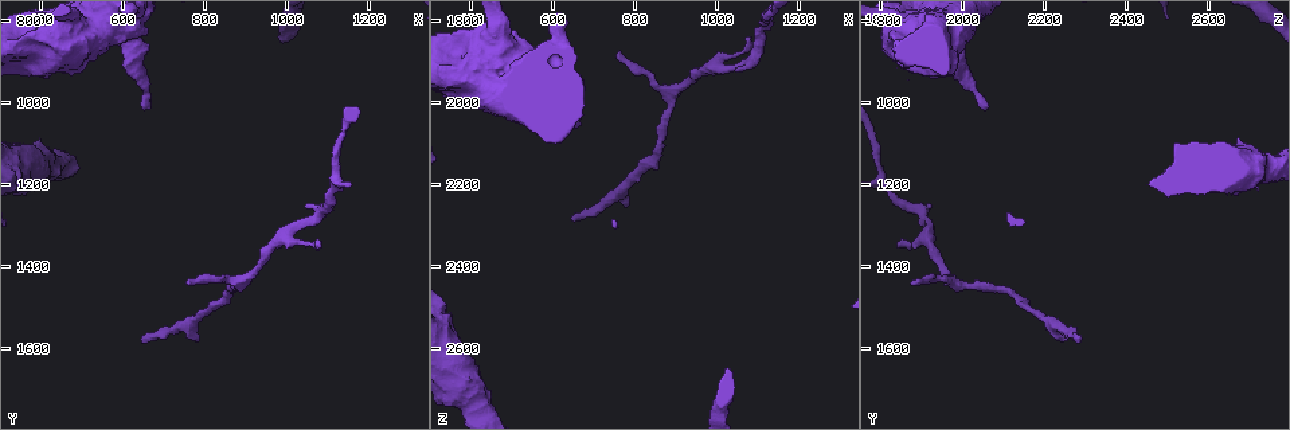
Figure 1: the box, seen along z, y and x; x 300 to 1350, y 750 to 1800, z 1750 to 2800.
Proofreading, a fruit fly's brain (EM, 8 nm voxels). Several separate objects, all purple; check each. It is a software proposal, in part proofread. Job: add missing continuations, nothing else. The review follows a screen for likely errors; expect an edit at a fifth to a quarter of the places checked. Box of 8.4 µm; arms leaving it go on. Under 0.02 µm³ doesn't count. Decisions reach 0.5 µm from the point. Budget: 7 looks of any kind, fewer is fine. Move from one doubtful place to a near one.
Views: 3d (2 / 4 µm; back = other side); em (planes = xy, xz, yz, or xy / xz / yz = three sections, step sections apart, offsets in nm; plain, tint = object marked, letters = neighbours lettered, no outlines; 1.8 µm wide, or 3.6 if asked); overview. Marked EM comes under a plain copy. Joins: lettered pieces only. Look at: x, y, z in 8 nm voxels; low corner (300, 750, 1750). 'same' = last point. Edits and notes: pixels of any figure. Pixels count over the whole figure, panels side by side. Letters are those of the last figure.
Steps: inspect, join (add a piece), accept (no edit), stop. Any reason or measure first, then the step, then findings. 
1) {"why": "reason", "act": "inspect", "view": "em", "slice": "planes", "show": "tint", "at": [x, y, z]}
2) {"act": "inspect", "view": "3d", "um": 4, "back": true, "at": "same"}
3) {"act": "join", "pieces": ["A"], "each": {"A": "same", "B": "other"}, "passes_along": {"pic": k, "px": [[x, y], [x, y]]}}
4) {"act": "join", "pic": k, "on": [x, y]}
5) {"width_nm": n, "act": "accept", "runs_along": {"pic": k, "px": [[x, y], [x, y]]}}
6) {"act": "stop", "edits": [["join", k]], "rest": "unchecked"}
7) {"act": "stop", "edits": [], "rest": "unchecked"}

{"why": "long arm stops here", "act": "inspect", "view": "em", "slice": "planes", "show": "letters", "at": [640, 1580, 2280]}

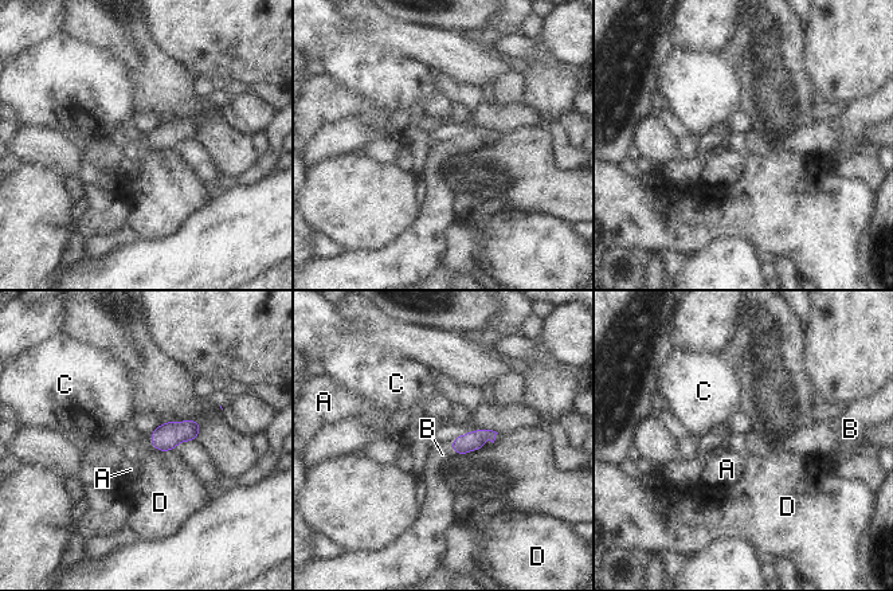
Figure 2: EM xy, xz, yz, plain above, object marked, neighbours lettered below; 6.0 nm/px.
{"width_nm": 110, "act": "join", "pieces": ["B"], "each": {"A": "other", "B": "same", "C": "other", "D": "other"}, "passes_along": {"pic": 2, "px": [[473, 441], [453, 447], [442, 454]]}, "found": "the neuron continues"}

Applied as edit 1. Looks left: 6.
{"why": "thin end", "act": "inspect", "view": "em", "slice": "planes", "show": "letters", "at": [760, 1440, 1865]}

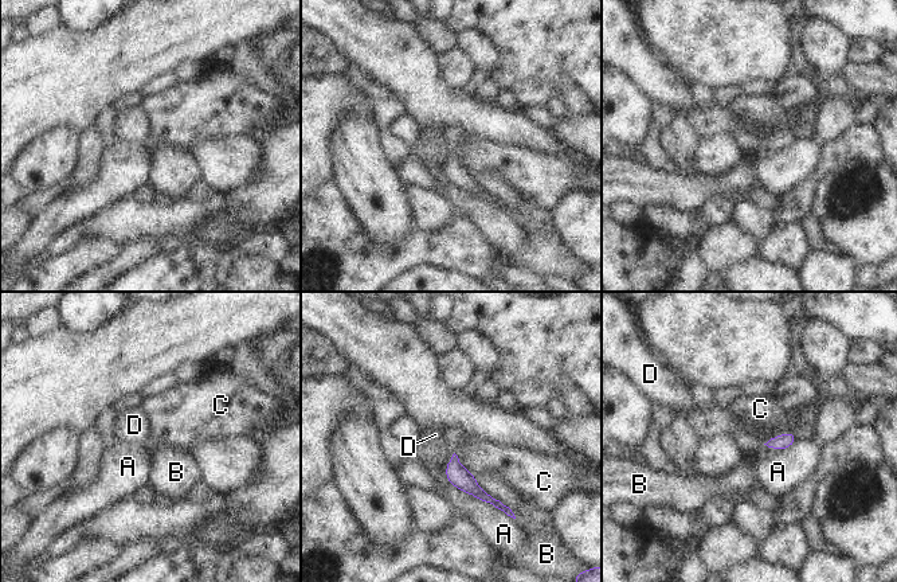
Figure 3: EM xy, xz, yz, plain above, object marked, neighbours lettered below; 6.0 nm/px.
{"longest_contact_nm": ["A", 480], "act": "accept", "each": {"A": "other", "B": "other", "C": "other", "D": "other"}, "found": "none of them fits"}

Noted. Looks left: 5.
{"act": "inspect", "view": "em", "slice": "xy", "step": 16, "show": "letters", "at": [1085, 1335, 1840]}

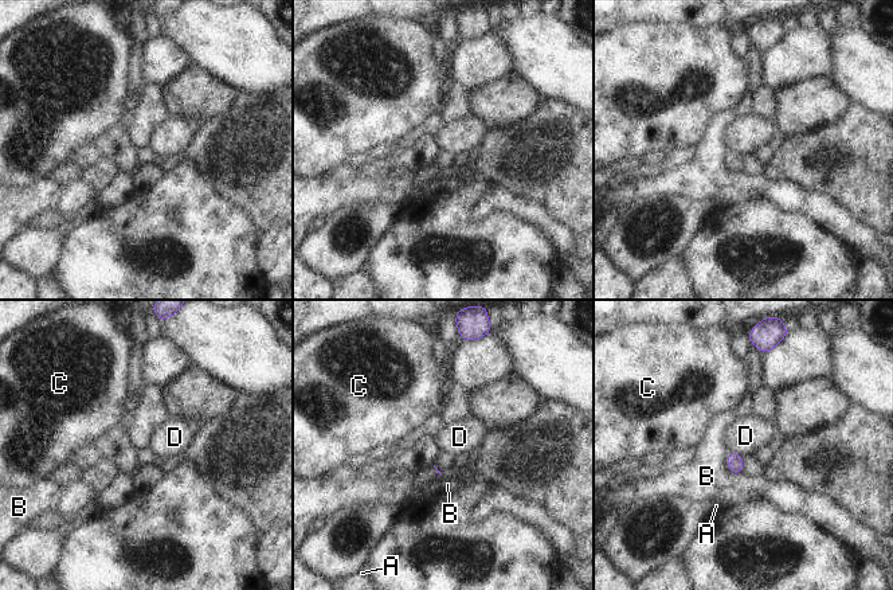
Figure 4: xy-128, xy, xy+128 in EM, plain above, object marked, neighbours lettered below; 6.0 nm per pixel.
{"act": "accept", "each": {"A": "other", "B": "other", "C": "other", "D": "other"}, "border": {"pic": 4, "px": [[729, 450], [735, 450], [741, 457]]}, "found": "none of them fits"}

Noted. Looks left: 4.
{"act": "stop", "edits": [["join", 2]], "rest": "unchecked"}

